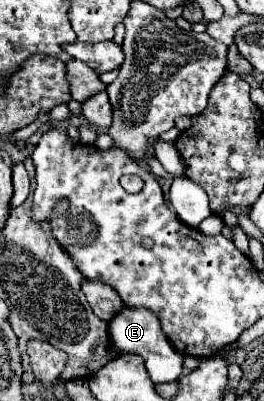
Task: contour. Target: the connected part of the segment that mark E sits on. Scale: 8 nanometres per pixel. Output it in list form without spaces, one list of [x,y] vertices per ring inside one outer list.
[[[127,307],[123,309],[123,313],[119,313],[115,319],[109,321],[109,329],[111,329],[111,341],[115,347],[119,347],[119,351],[135,353],[143,357],[145,369],[153,383],[169,383],[169,381],[179,379],[181,369],[183,369],[183,355],[177,353],[173,345],[167,341],[165,333],[159,327],[159,319],[151,311]]]

